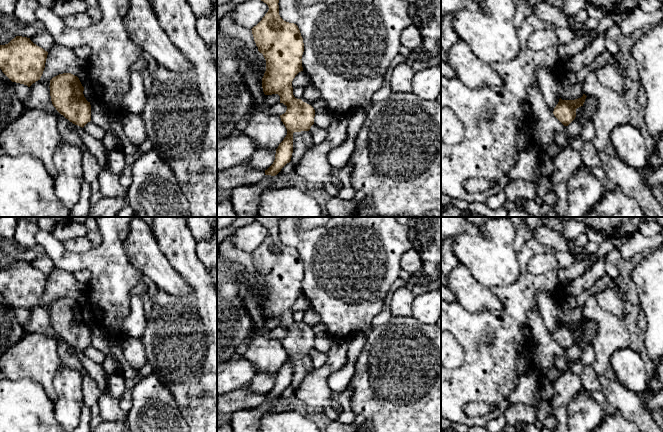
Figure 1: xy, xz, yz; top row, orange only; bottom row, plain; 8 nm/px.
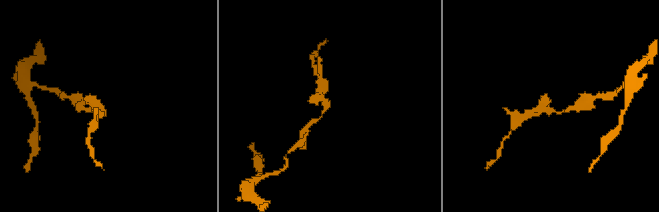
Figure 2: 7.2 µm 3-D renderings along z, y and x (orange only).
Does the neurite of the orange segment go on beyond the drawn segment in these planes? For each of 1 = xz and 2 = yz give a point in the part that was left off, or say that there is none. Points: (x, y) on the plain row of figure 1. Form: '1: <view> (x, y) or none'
1: none
2: none

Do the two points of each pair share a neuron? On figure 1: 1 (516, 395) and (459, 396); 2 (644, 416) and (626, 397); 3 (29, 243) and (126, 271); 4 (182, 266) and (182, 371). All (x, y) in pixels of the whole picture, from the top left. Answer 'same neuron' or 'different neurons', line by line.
1: different neurons
2: same neuron
3: different neurons
4: same neuron

